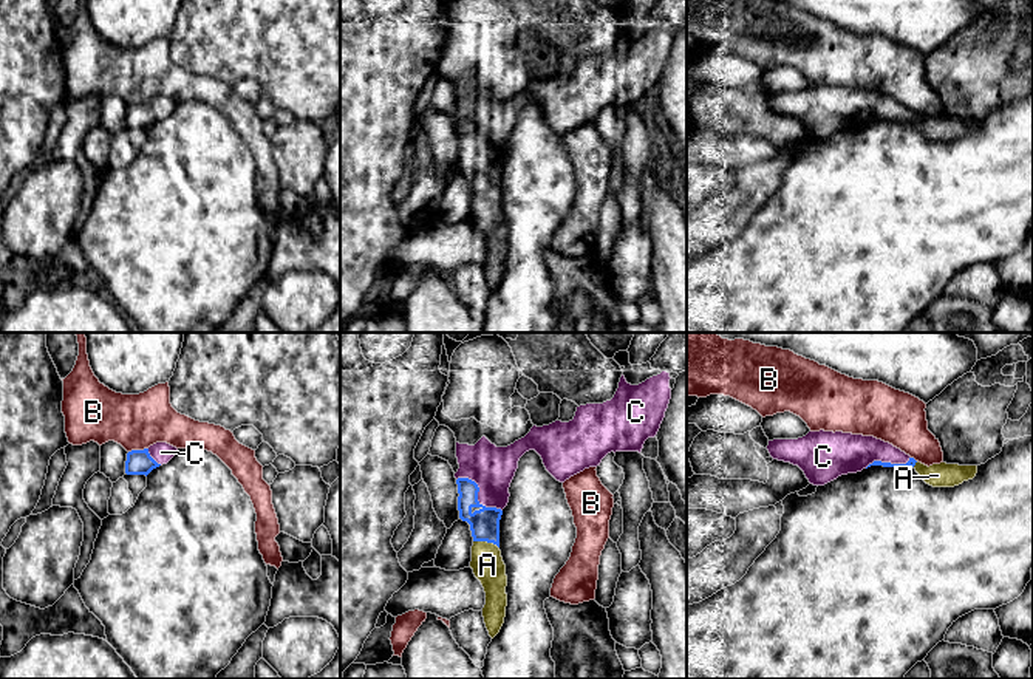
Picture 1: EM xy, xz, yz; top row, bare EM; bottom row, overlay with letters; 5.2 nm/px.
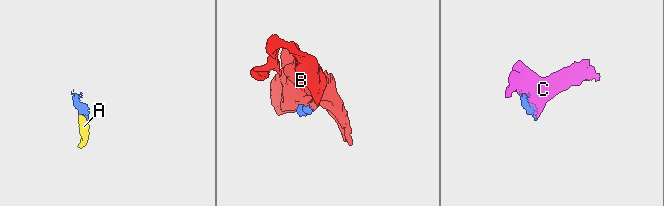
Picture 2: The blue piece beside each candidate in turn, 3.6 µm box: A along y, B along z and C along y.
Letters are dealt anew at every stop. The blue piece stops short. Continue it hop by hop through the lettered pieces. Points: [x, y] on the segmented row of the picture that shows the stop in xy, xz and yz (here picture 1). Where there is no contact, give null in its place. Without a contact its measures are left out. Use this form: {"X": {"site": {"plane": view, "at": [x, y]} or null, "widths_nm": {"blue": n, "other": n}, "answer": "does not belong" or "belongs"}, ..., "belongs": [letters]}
{"A": {"site": {"plane": "xz", "at": [486, 540]}, "widths_nm": {"blue": 160, "other": 170}, "answer": "belongs"}, "B": {"site": {"plane": "xy", "at": [138, 450]}, "widths_nm": {"blue": 130, "other": 280}, "answer": "does not belong"}, "C": {"site": {"plane": "xz", "at": [477, 494]}, "widths_nm": {"blue": 160, "other": 220}, "answer": "belongs"}, "belongs": ["A", "C"]}

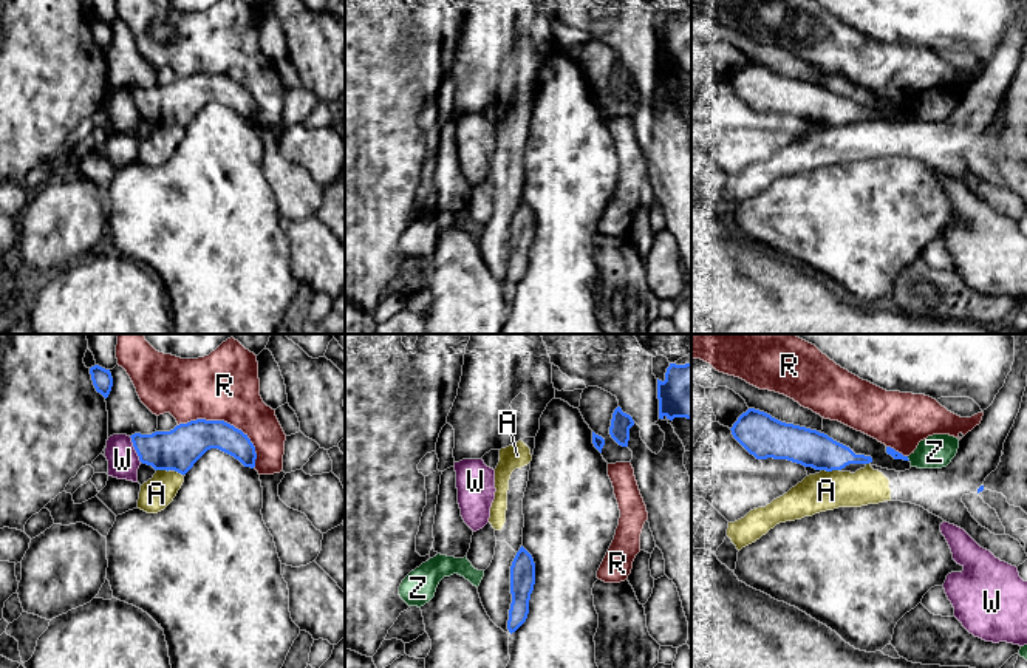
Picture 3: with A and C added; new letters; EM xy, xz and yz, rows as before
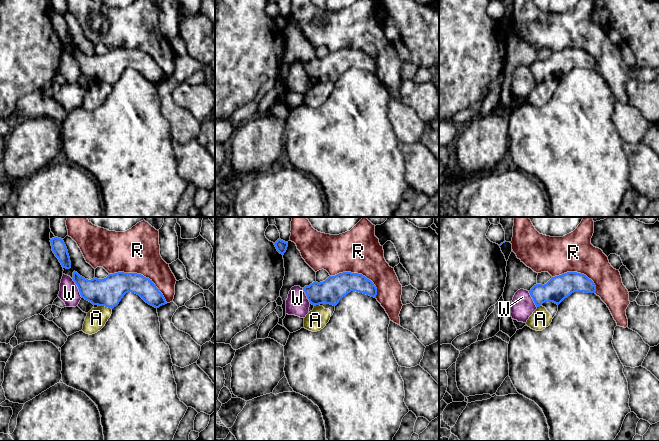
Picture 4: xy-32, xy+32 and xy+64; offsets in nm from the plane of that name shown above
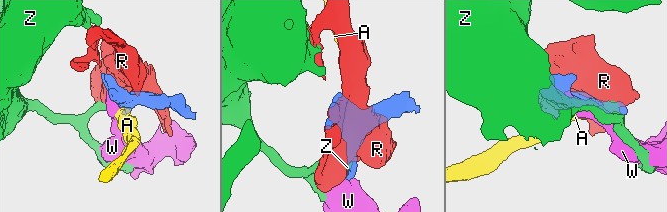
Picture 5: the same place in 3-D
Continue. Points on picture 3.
{"A": {"site": {"plane": "yz", "at": [831, 470]}, "widths_nm": {"blue": 190, "other": 200}, "answer": "does not belong"}, "R": {"site": {"plane": "xy", "at": [226, 422]}, "widths_nm": {"blue": 200, "other": 360}, "answer": "does not belong"}, "W": {"site": {"plane": "xy", "at": [135, 449]}, "widths_nm": {"blue": 220, "other": 160}, "answer": "does not belong"}, "Z": {"site": {"plane": "yz", "at": [907, 458]}, "widths_nm": {"blue": 50, "other": 170}, "answer": "does not belong"}, "belongs": []}

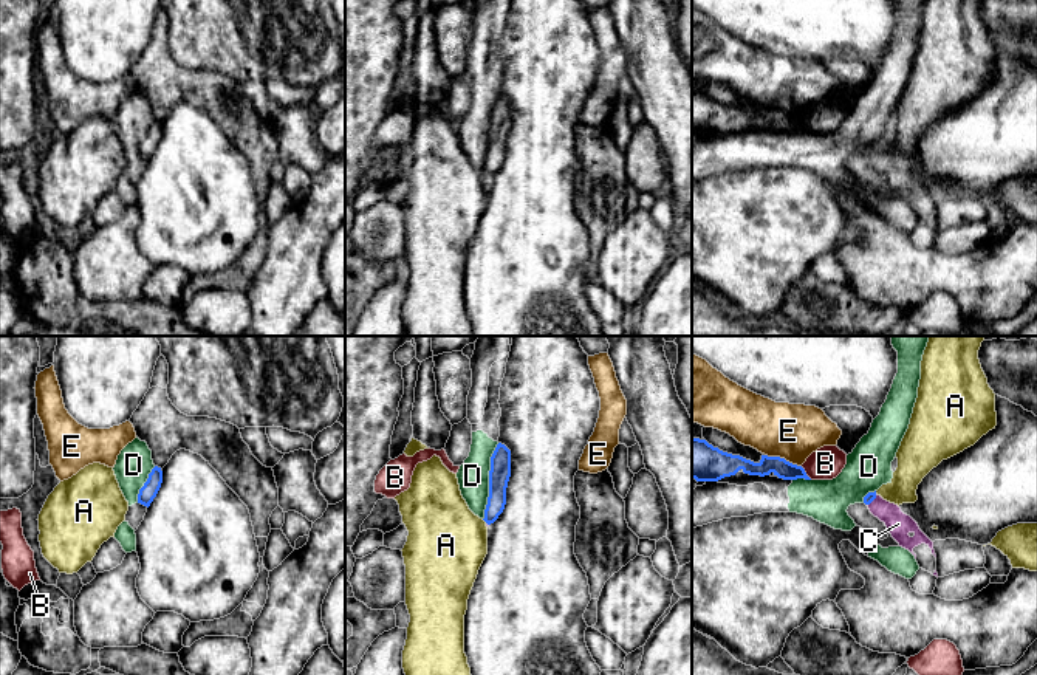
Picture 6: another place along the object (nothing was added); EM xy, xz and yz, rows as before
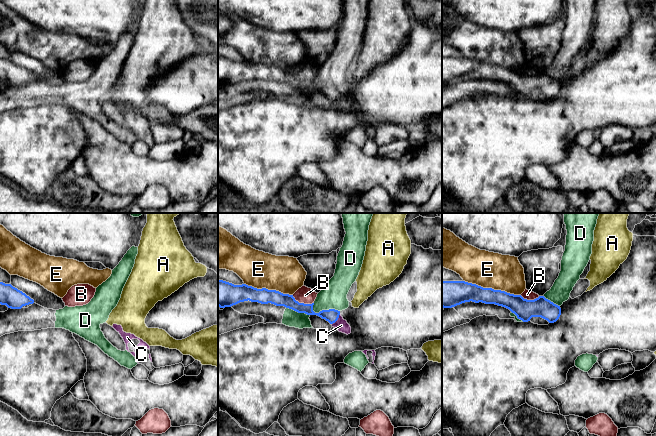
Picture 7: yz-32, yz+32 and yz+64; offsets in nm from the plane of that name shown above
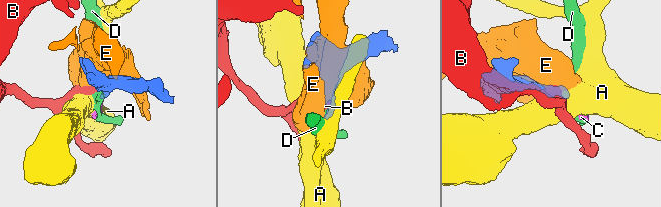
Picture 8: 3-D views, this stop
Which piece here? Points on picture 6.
{"A": {"site": {"plane": "xz", "at": [485, 520]}, "widths_nm": {"blue": 110, "other": 420}, "answer": "does not belong"}, "B": {"site": {"plane": "yz", "at": [805, 472]}, "widths_nm": {"blue": 100, "other": 170}, "answer": "does not belong"}, "C": {"site": {"plane": "yz", "at": [872, 500]}, "widths_nm": {"blue": 50, "other": 130}, "answer": "belongs"}, "D": {"site": {"plane": "xz", "at": [489, 482]}, "widths_nm": {"blue": 110, "other": 160}, "answer": "does not belong"}, "E": {"site": {"plane": "yz", "at": [783, 459]}, "widths_nm": {"blue": 100, "other": 280}, "answer": "does not belong"}, "belongs": ["C"]}

